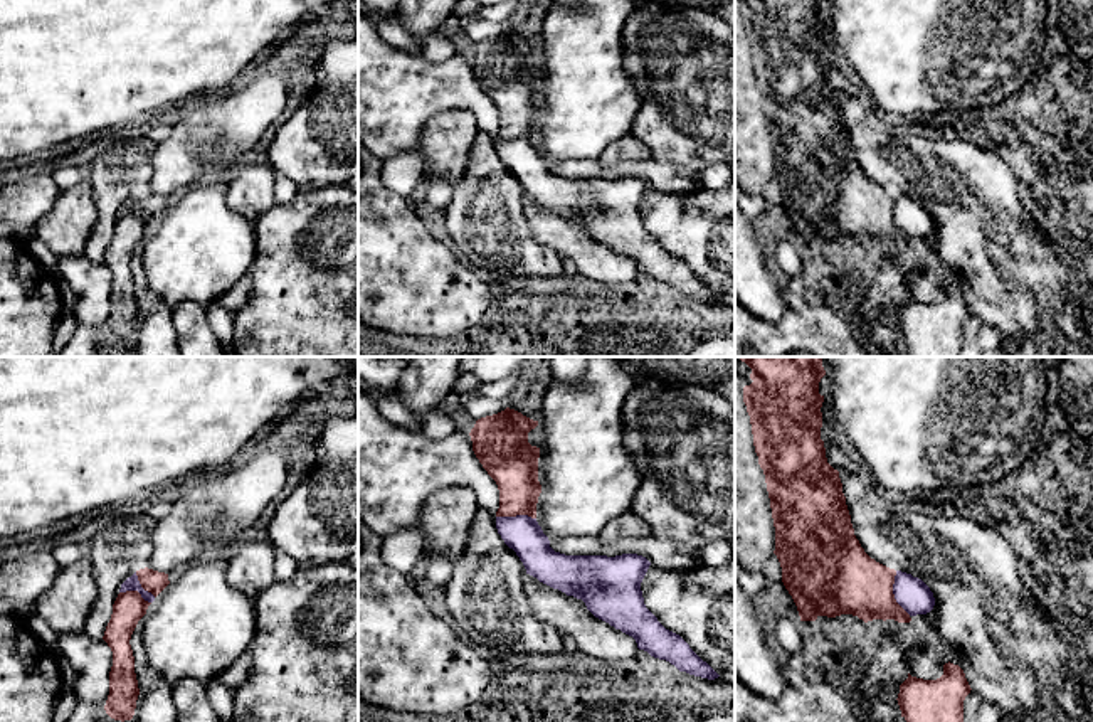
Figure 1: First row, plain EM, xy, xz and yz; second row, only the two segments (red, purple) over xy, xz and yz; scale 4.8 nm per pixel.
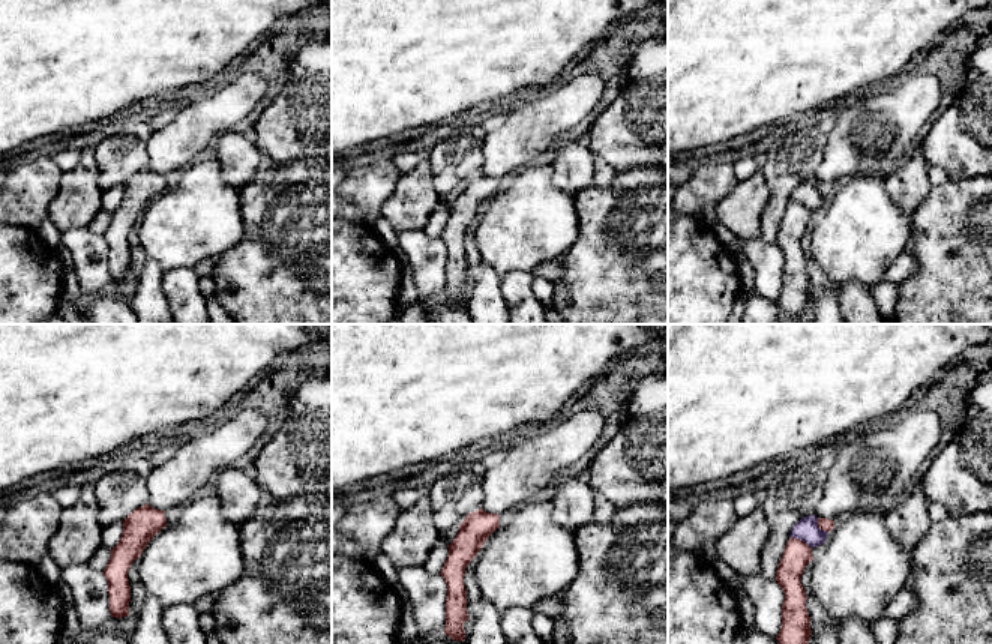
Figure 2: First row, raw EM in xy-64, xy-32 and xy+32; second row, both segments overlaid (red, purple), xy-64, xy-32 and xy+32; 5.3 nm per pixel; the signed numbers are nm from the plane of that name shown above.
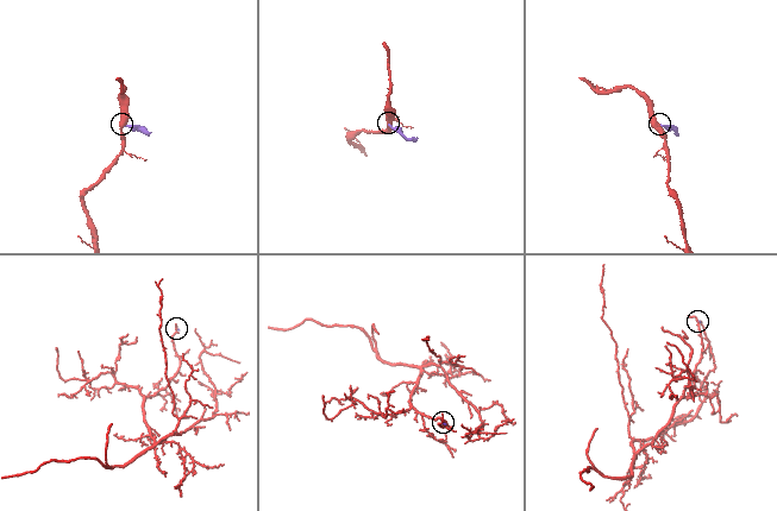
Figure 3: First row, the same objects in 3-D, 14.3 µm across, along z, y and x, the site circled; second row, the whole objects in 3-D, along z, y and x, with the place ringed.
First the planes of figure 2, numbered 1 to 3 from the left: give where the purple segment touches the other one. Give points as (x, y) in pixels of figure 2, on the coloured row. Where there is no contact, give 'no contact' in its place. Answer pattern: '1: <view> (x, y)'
1: no contact
2: no contact
3: xy+32 (802, 541)

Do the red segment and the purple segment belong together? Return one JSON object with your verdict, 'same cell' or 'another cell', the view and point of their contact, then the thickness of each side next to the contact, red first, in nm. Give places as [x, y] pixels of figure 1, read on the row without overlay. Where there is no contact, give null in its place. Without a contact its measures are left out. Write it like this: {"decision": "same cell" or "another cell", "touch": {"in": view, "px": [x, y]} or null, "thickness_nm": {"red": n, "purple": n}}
{"decision": "another cell", "touch": {"in": "yz", "px": [892, 216]}, "thickness_nm": {"red": 340, "purple": 160}}

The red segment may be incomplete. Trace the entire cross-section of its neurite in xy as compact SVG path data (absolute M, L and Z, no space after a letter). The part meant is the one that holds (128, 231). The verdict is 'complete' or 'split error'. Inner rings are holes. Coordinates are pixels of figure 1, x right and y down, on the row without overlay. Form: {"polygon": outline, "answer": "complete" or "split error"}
{"polygon": "M138 214L119 215L103 259L113 274L109 318L104 333L114 343L124 345L135 338L140 311L129 263L150 227Z", "answer": "complete"}

